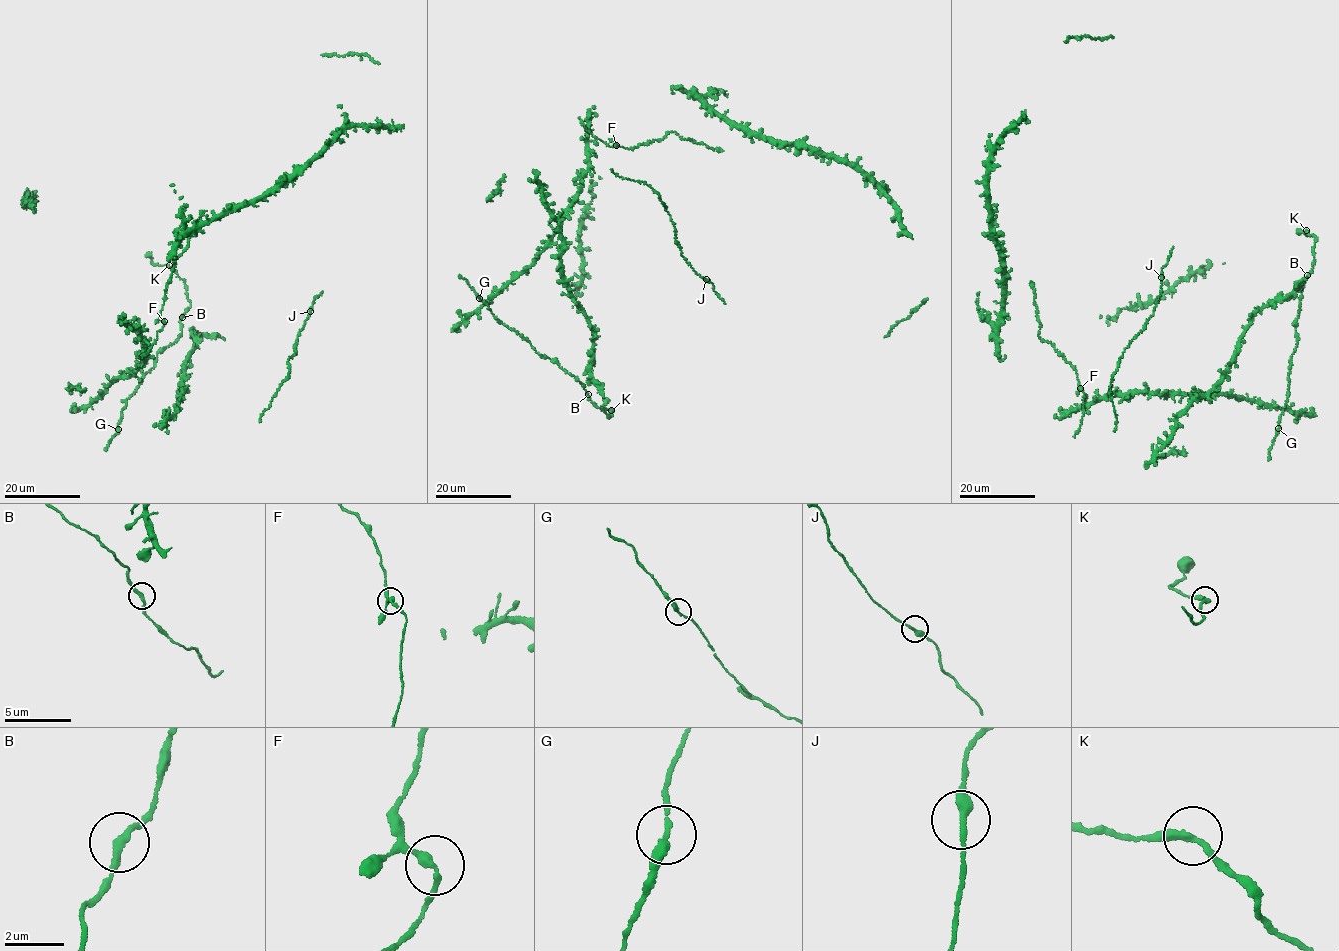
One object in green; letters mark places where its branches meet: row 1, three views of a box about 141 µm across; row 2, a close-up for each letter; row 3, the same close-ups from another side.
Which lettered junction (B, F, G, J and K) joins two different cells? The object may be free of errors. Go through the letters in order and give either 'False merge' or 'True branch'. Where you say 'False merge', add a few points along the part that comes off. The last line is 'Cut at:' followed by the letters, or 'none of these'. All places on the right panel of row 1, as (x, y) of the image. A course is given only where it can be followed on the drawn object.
B: True branch
F: True branch
G: True branch
J: True branch
K: True branch
Cut at: none of these

